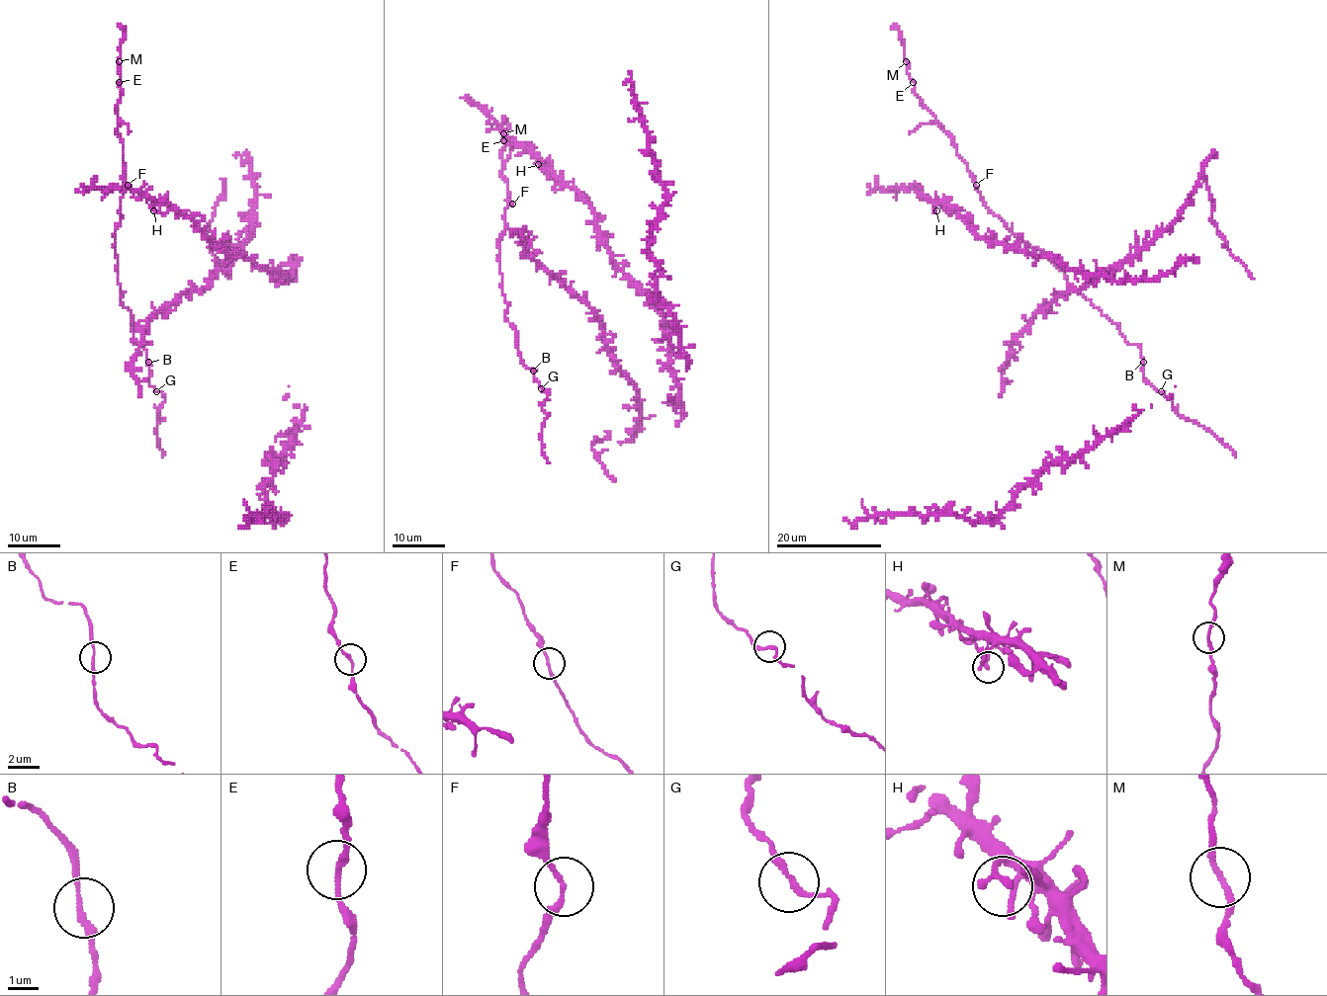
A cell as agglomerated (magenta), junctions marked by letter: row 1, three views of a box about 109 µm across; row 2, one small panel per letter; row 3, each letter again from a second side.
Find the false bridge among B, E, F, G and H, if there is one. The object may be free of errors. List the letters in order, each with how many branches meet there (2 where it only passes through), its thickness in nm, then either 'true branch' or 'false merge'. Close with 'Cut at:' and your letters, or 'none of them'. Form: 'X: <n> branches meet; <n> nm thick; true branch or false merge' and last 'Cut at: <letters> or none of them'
B: 2 branches meet; 180 nm thick; true branch
E: 2 branches meet; 180 nm thick; false merge
F: 2 branches meet; 160 nm thick; true branch
G: 2 branches meet; 190 nm thick; true branch
H: 2 branches meet; 190 nm thick; true branch
Cut at: E

